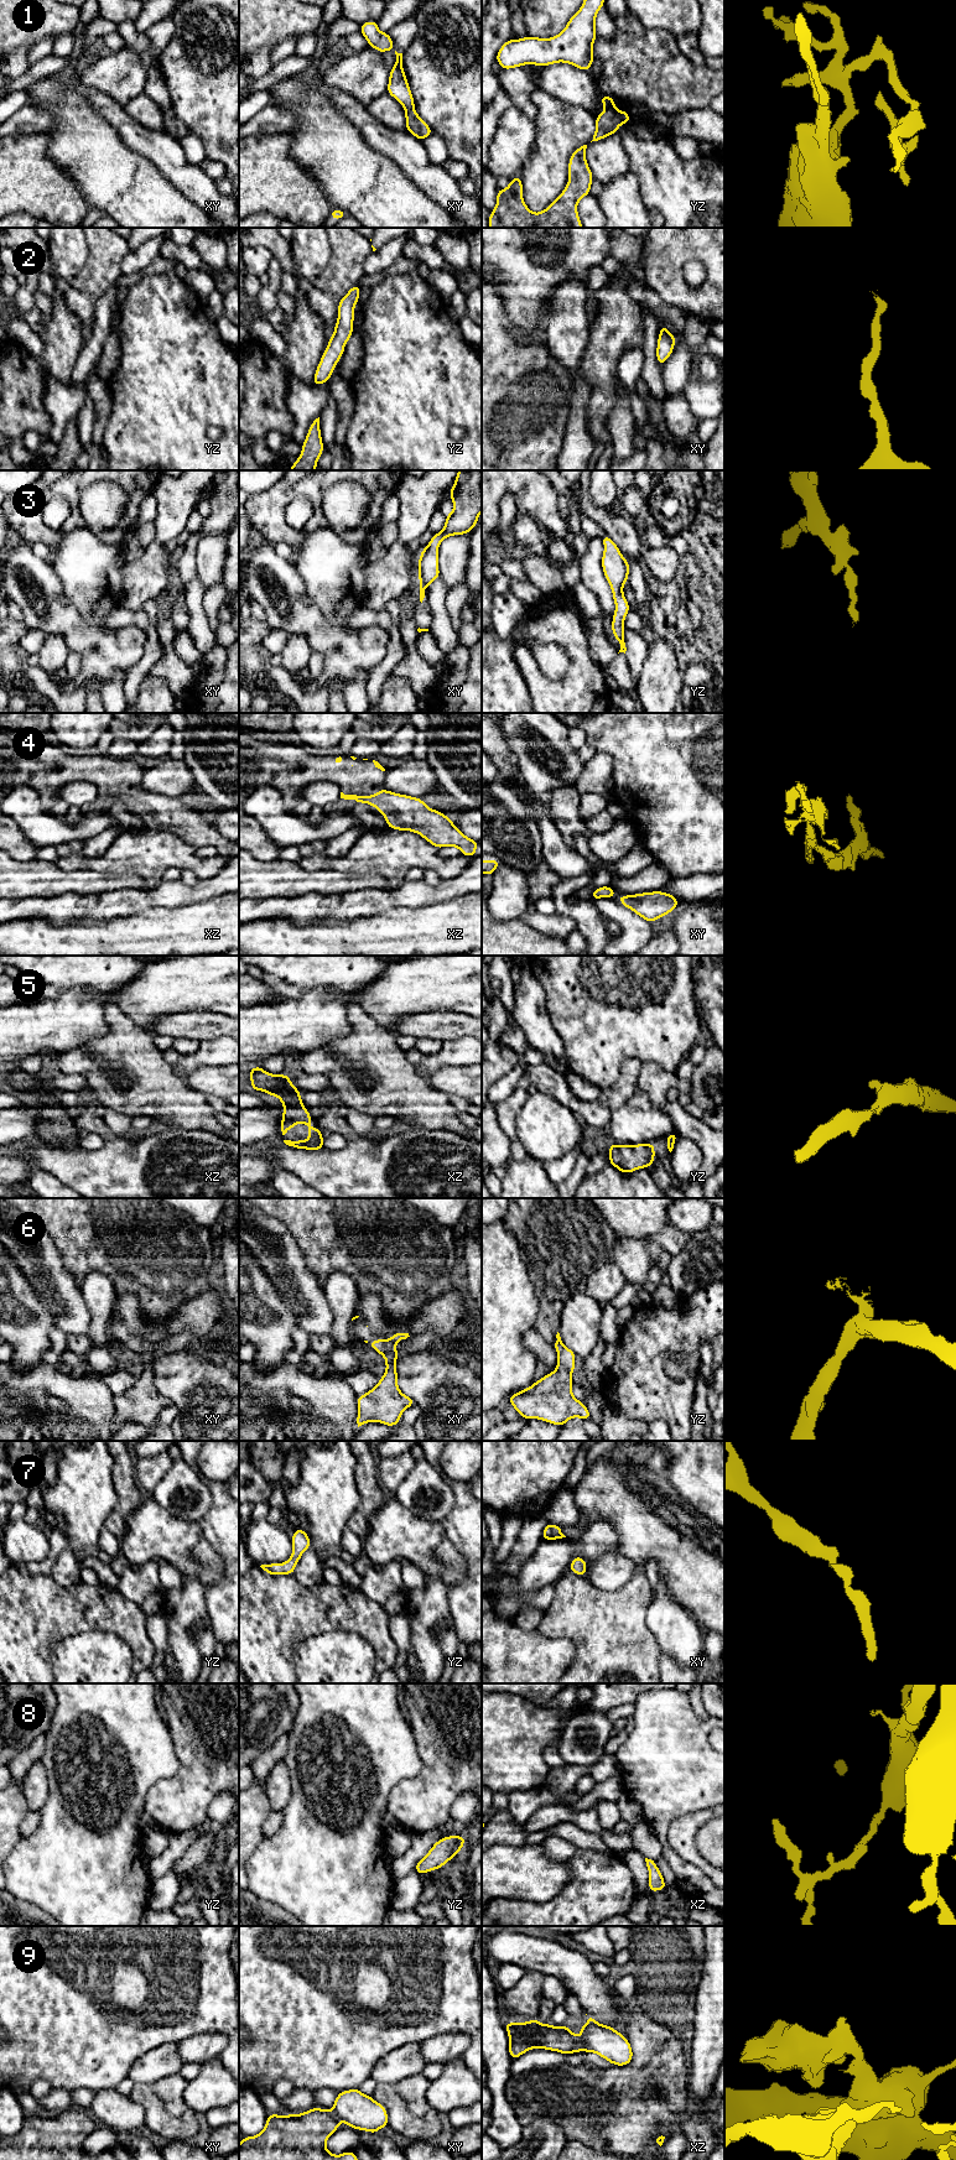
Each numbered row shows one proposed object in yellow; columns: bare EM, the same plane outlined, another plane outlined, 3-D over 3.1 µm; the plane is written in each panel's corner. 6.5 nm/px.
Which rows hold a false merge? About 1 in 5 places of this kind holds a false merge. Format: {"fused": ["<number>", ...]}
{"fused": ["1", "9"]}

